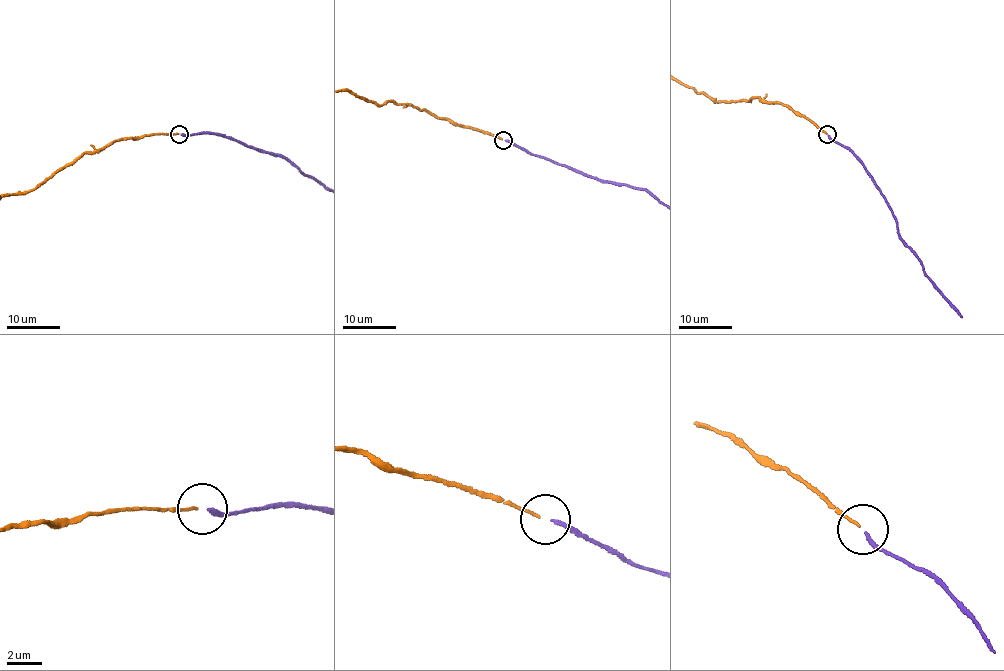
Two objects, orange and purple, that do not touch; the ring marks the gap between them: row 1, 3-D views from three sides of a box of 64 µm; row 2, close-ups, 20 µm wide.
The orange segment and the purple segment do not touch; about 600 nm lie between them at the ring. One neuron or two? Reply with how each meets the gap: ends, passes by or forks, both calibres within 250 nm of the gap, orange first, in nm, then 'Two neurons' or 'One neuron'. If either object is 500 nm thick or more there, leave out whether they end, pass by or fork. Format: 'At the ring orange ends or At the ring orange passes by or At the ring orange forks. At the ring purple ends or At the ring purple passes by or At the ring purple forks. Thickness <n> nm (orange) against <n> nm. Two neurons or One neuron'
At the ring orange ends. At the ring purple ends. Thickness 140 nm (orange) against 200 nm. One neuron

